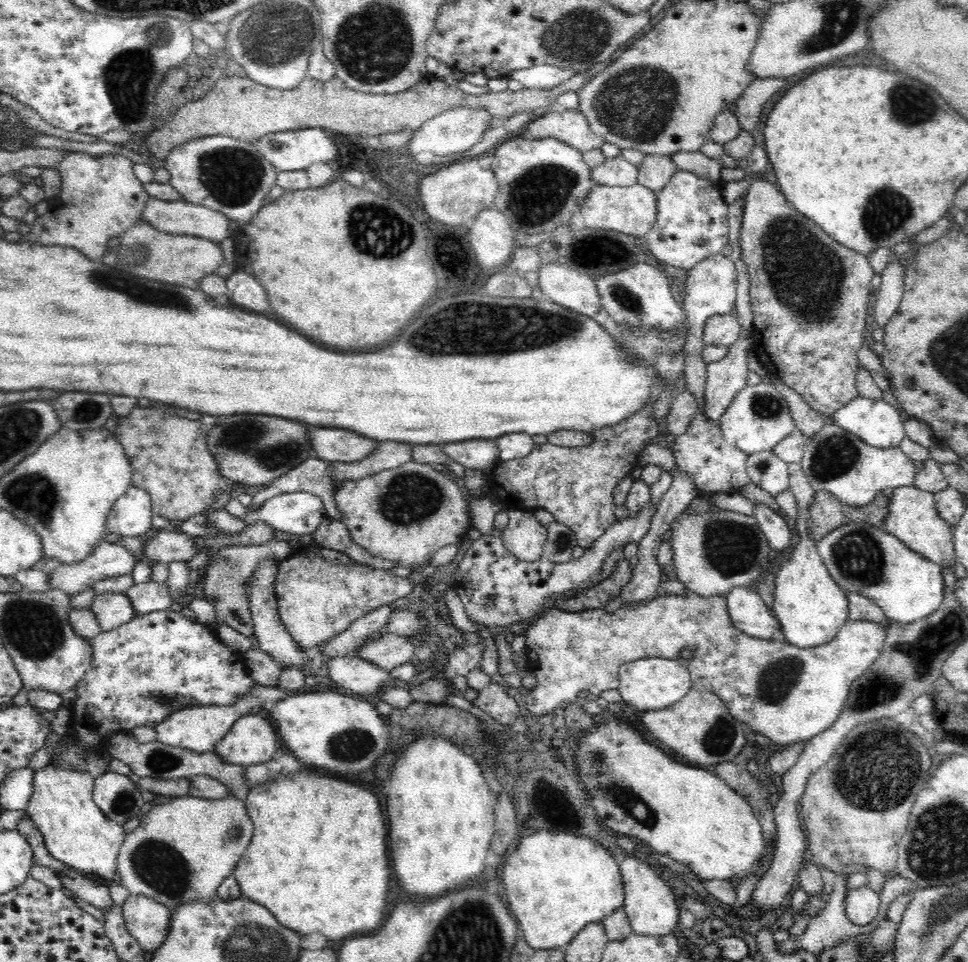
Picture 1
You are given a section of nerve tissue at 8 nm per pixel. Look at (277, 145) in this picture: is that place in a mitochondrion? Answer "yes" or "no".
yes

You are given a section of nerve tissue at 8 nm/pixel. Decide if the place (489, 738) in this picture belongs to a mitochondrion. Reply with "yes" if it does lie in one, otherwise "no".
no

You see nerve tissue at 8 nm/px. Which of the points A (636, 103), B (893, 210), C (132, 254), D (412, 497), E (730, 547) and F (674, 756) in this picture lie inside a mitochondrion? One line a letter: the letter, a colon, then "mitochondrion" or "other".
A: mitochondrion
B: mitochondrion
C: mitochondrion
D: mitochondrion
E: mitochondrion
F: other

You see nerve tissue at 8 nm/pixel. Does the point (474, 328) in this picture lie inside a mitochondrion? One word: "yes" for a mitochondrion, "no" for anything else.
yes

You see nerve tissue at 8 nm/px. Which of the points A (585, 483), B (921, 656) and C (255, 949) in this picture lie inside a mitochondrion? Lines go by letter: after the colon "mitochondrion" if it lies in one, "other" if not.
A: other
B: mitochondrion
C: mitochondrion

